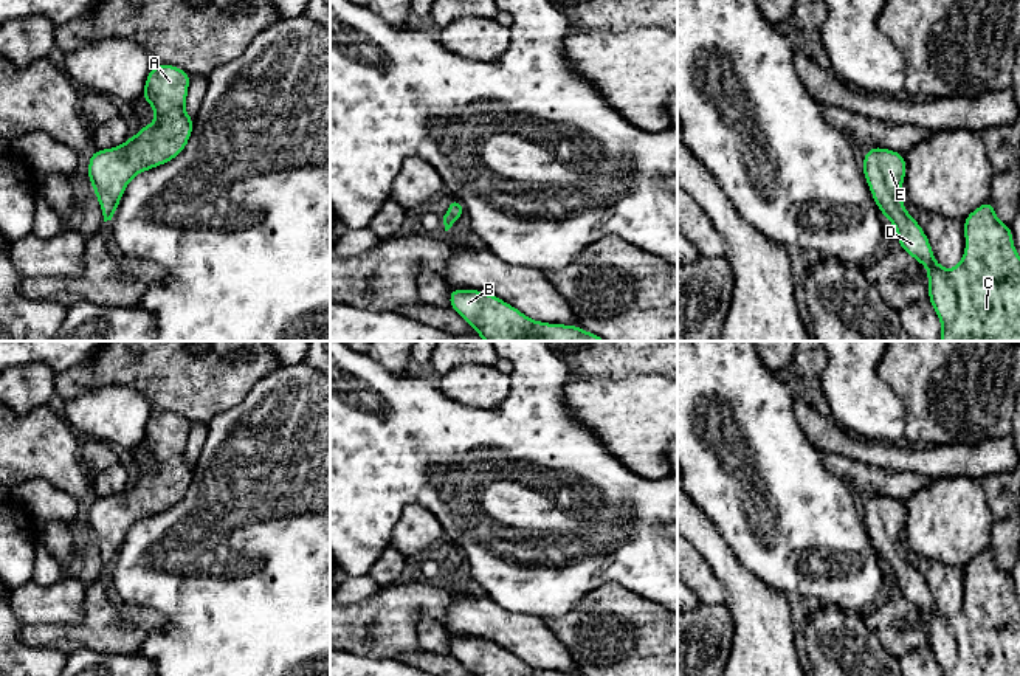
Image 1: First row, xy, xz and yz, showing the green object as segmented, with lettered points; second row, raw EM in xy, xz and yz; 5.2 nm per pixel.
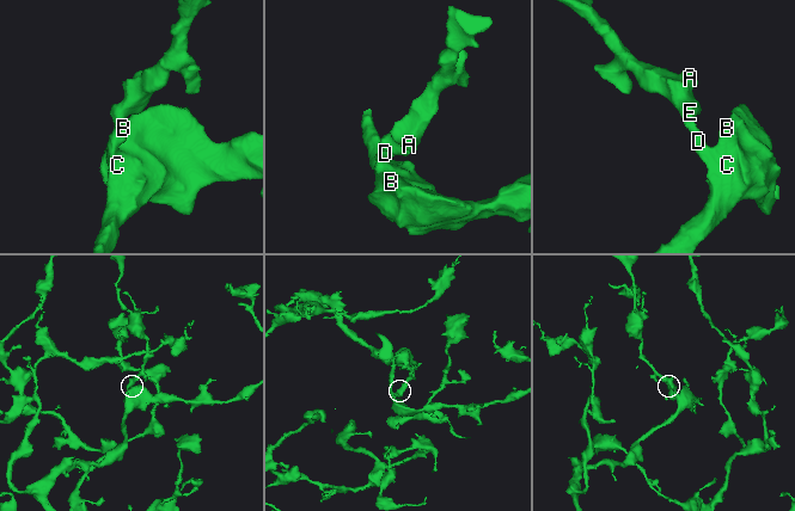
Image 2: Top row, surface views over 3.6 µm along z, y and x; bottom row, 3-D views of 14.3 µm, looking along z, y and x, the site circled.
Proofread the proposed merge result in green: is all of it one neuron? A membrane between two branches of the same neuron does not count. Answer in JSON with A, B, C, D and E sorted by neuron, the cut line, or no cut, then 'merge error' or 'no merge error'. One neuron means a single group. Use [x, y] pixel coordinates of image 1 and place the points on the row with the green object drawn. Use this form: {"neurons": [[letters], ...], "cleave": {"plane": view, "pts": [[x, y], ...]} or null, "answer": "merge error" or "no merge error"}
{"neurons": [["A", "B", "C", "D", "E"]], "cleave": null, "answer": "no merge error"}

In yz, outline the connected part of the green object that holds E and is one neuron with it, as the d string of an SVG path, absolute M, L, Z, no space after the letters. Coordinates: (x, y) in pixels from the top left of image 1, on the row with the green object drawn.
M870 147L863 157L862 171L871 195L894 225L898 243L929 268L929 298L942 326L941 341L1020 341L1020 257L1012 243L1012 228L997 219L991 200L984 202L964 219L966 251L961 262L952 270L942 268L925 233L901 200L905 169L905 157L890 149Z

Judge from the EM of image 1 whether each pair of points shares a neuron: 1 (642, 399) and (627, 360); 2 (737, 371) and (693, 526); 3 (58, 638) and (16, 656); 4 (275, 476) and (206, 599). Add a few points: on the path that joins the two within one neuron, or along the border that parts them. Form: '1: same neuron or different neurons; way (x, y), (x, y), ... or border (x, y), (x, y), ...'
1: different neurons; border (661, 372), (597, 379)
2: different neurons; border (693, 500), (721, 535)
3: different neurons; border (20, 628), (27, 645), (65, 655)
4: same neuron; way (275, 507), (275, 531), (237, 568)

